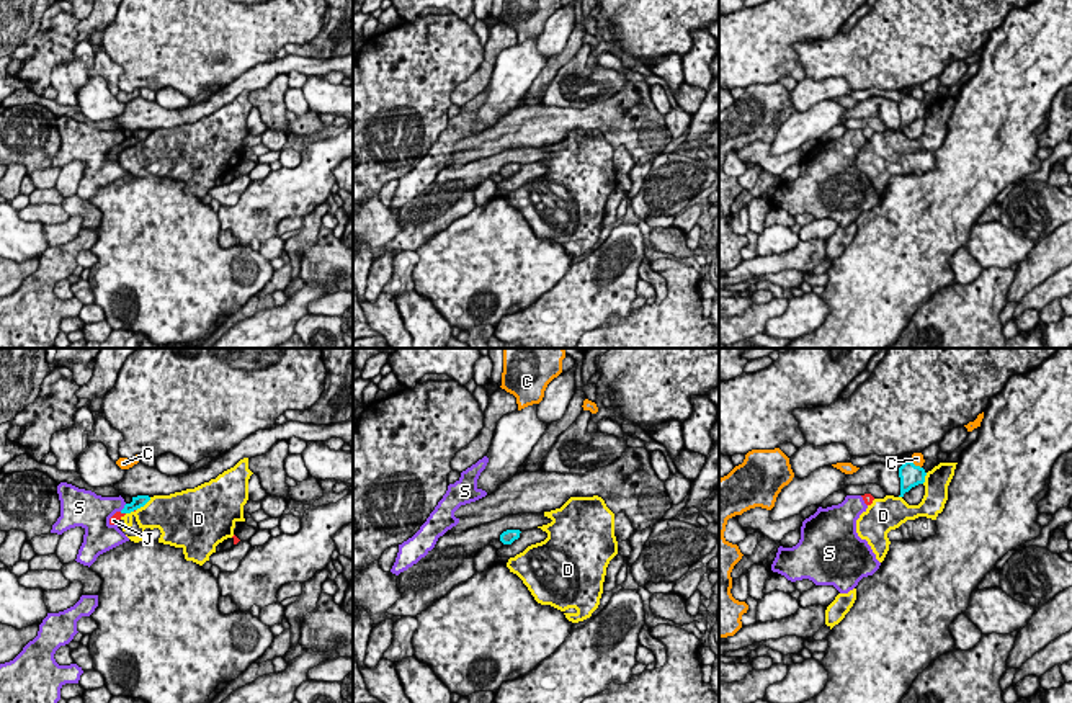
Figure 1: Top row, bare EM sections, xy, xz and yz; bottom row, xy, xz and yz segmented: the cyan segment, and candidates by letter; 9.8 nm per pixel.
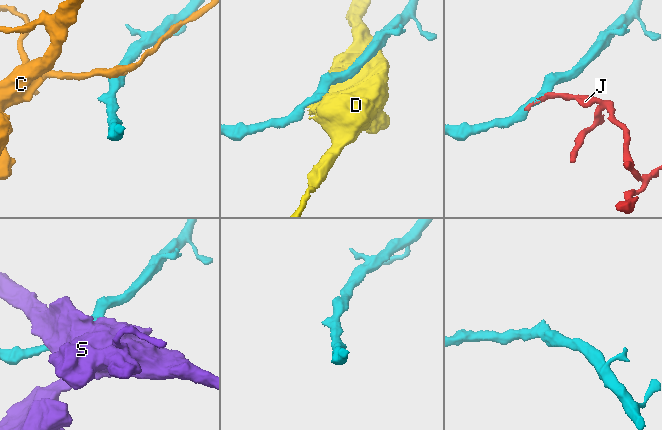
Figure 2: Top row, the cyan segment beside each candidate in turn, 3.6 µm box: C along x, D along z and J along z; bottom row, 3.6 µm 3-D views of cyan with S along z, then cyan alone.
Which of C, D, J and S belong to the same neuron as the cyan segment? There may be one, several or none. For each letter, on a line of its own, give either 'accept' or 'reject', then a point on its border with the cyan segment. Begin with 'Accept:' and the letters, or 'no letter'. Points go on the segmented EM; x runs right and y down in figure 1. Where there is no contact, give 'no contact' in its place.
Accept: J
C: reject | yz (914, 465)
D: reject | xy (142, 505)
J: accept | xy (123, 512)
S: reject | xy (125, 507)

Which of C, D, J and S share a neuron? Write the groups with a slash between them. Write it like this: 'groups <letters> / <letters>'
groups C / D / J / S

